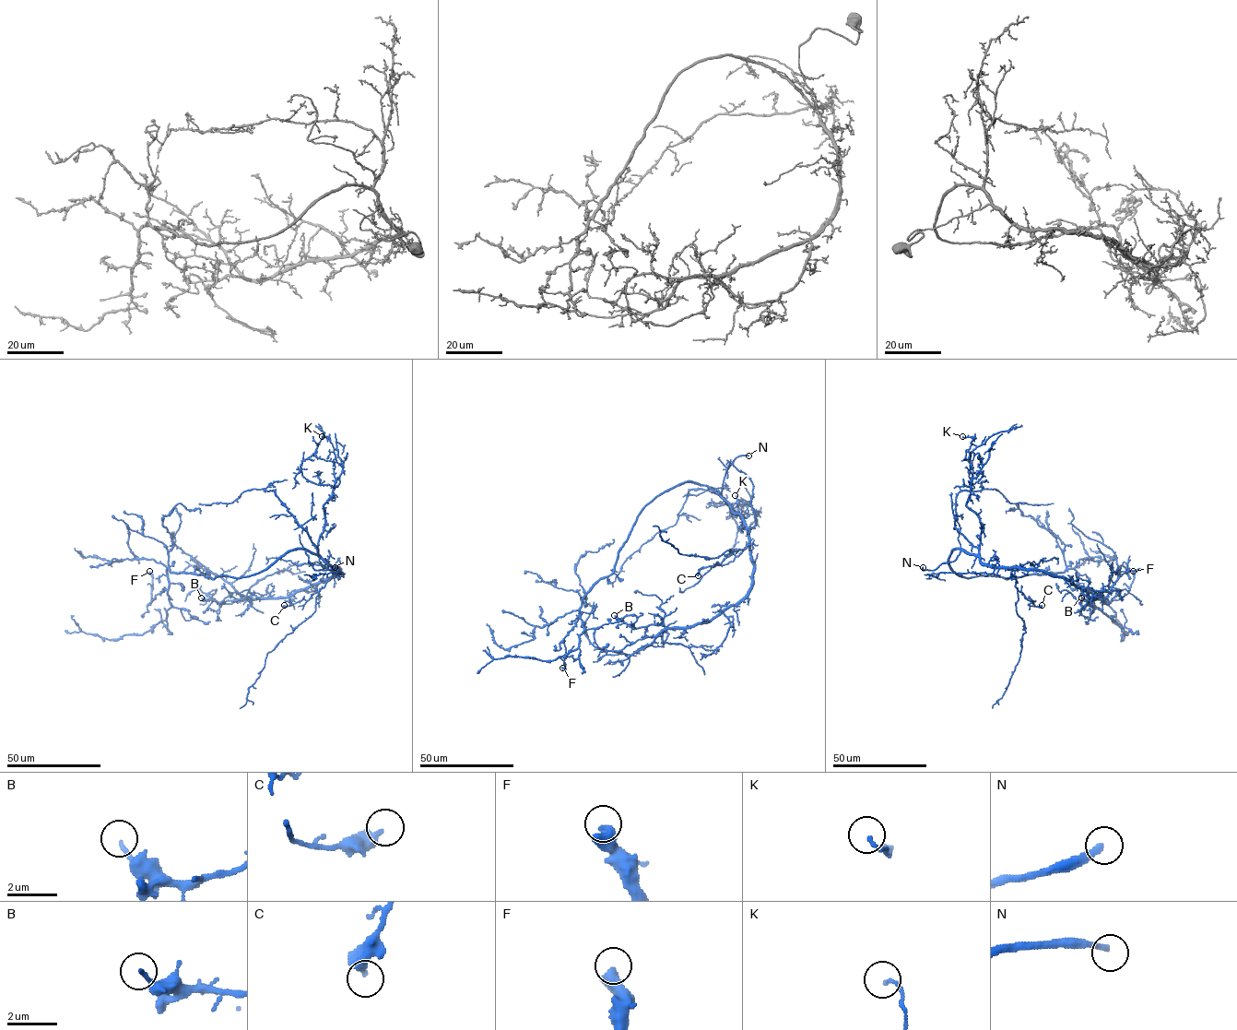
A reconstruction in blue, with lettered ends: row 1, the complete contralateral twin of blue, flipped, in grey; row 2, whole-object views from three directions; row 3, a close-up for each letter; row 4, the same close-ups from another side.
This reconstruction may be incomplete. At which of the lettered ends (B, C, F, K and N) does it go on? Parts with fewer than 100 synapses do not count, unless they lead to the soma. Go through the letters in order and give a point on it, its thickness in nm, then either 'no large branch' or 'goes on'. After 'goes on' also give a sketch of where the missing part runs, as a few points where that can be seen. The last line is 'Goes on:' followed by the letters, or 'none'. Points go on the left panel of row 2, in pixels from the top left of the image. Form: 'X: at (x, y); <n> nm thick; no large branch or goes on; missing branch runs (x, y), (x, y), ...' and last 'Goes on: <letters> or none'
B: at (201, 597); 140 nm thick; no large branch
C: at (284, 605); 420 nm thick; no large branch
F: at (149, 571); 440 nm thick; no large branch
K: at (322, 436); 130 nm thick; no large branch
N: at (335, 567); 240 nm thick; goes on; missing branch runs (335, 567), (336, 558), (353, 546), (364, 545), (379, 550)
Goes on: N

